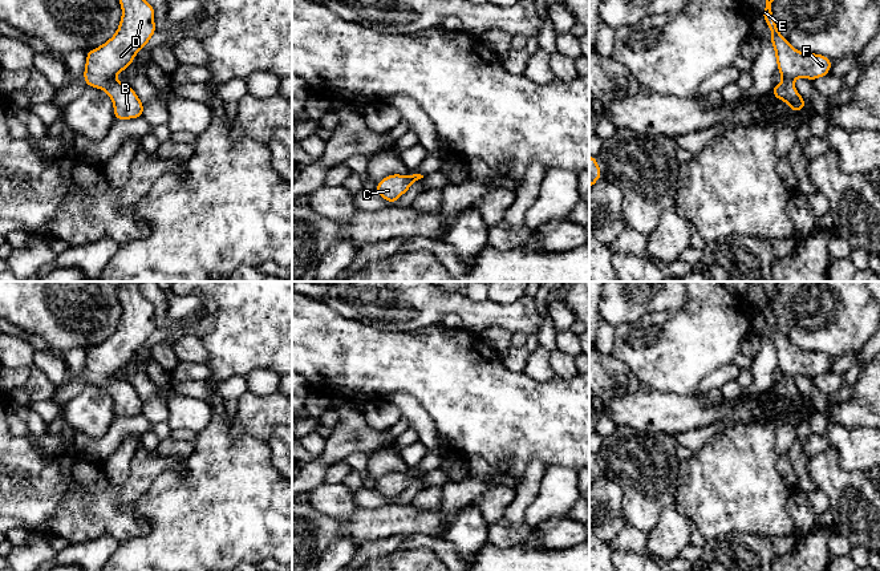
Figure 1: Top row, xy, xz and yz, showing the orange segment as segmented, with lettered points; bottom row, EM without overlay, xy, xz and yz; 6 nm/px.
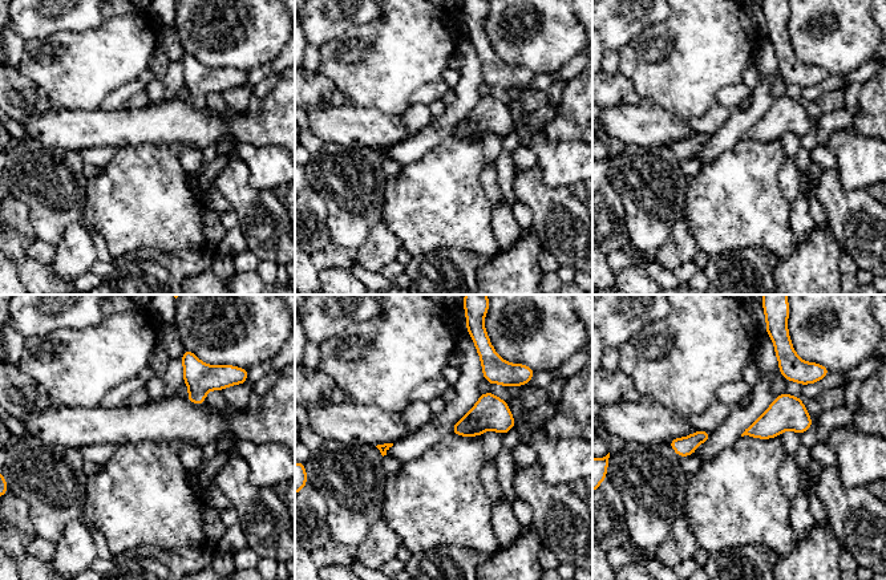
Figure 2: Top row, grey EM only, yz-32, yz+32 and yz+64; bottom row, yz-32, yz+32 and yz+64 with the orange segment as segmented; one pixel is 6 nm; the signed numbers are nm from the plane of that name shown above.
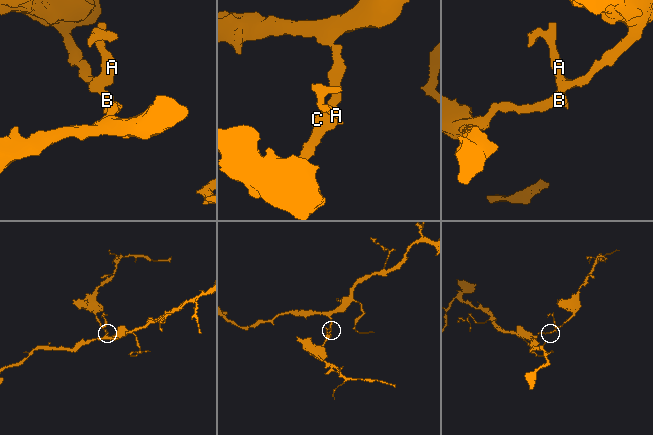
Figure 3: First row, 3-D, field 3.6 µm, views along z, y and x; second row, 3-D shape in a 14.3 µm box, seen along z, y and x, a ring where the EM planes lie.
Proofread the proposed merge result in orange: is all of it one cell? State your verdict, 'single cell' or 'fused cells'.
single cell

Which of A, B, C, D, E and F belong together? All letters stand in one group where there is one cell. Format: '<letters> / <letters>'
A B C D E F

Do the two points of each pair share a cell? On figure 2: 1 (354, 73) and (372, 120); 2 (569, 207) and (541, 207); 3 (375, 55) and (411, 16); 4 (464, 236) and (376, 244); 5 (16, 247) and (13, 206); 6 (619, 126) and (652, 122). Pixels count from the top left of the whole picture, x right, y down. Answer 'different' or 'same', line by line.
1: different
2: same
3: same
4: different
5: same
6: same

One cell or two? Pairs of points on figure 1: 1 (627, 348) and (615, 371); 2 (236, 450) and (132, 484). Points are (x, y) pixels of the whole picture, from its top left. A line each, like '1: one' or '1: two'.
1: two
2: two

